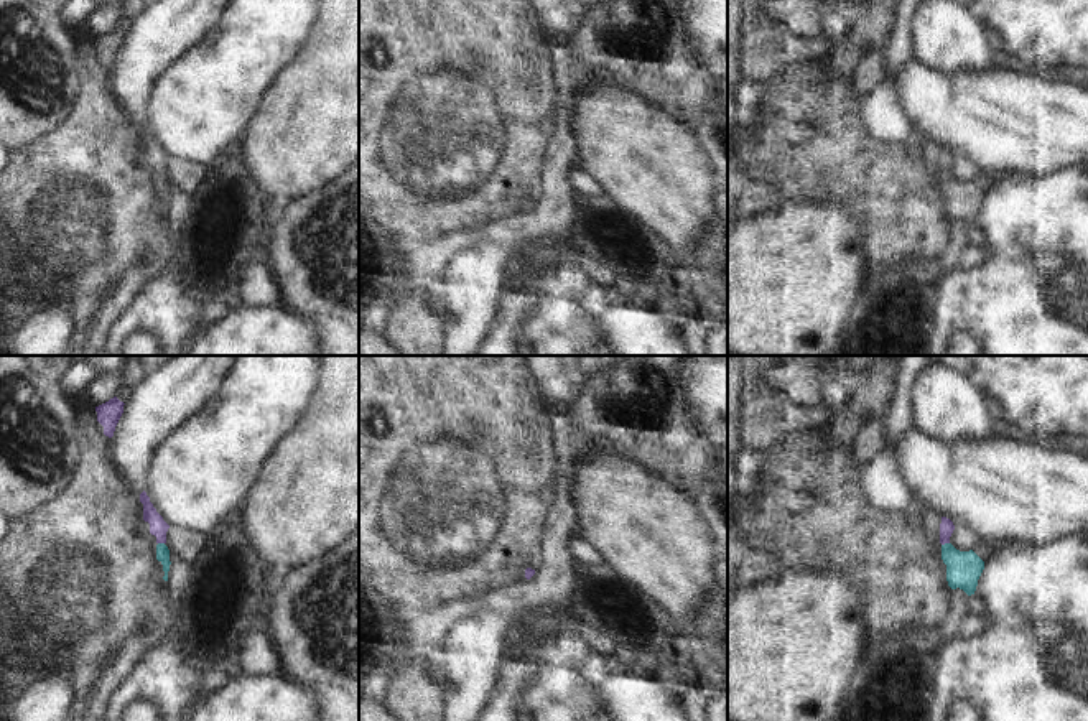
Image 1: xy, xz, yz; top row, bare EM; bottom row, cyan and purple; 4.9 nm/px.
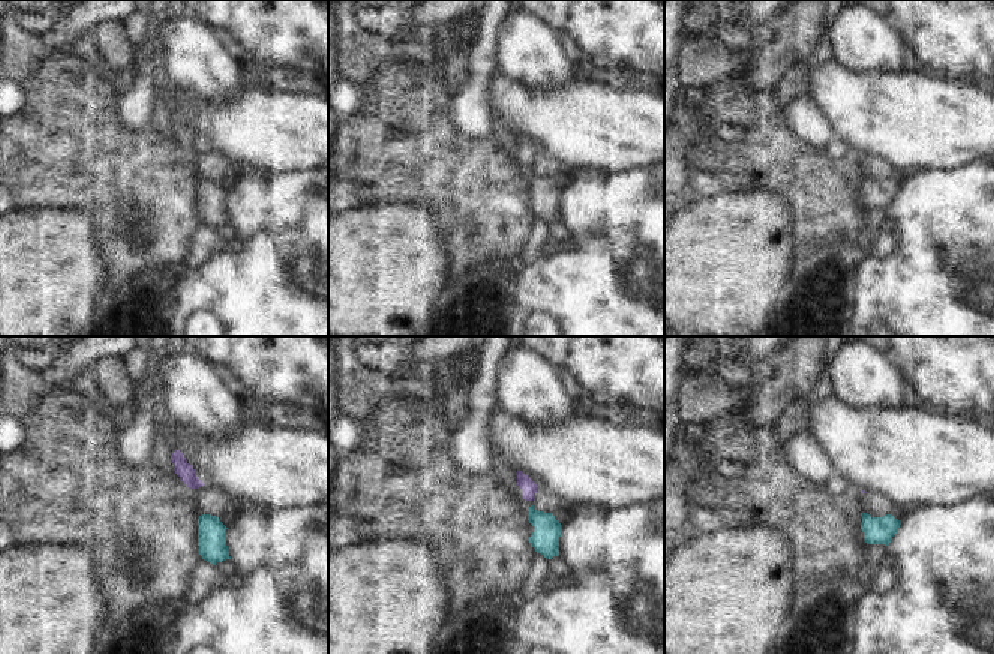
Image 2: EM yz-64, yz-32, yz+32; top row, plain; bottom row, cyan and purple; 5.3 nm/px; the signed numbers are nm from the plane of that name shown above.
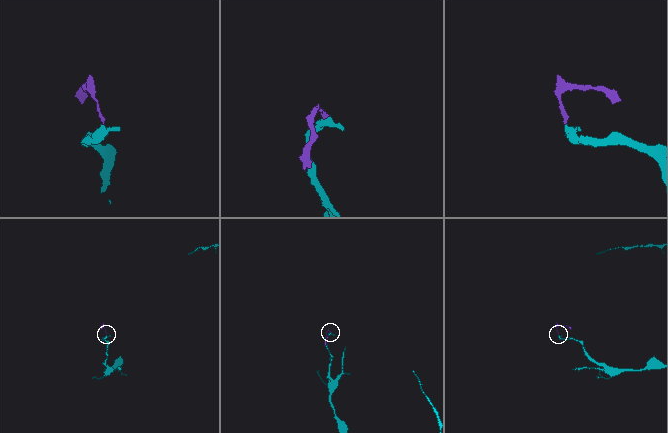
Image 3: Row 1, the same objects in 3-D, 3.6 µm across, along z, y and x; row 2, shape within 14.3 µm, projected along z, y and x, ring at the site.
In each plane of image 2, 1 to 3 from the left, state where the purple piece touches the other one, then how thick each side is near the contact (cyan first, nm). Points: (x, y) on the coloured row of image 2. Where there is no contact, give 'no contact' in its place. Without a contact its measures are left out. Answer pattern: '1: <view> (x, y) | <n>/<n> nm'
1: no contact
2: no contact
3: no contact

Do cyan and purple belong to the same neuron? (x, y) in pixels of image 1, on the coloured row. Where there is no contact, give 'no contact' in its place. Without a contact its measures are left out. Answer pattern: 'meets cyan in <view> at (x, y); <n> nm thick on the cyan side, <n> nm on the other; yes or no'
meets cyan in yz at (945, 544); 180 nm thick on the cyan side, 70 nm on the other; yes

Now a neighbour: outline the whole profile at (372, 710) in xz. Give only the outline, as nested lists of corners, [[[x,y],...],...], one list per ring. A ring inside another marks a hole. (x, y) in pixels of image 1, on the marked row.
[[[359,698],[359,721],[400,721],[385,705],[379,700]]]

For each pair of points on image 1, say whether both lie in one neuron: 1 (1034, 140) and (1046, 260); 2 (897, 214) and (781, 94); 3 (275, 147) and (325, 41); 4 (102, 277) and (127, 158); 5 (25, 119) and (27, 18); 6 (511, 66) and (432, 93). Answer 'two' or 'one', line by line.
1: two
2: one
3: one
4: one
5: one
6: one

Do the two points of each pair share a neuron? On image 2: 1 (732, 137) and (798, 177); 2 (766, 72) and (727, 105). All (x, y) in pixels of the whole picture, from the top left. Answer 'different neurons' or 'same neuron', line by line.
1: same neuron
2: different neurons

